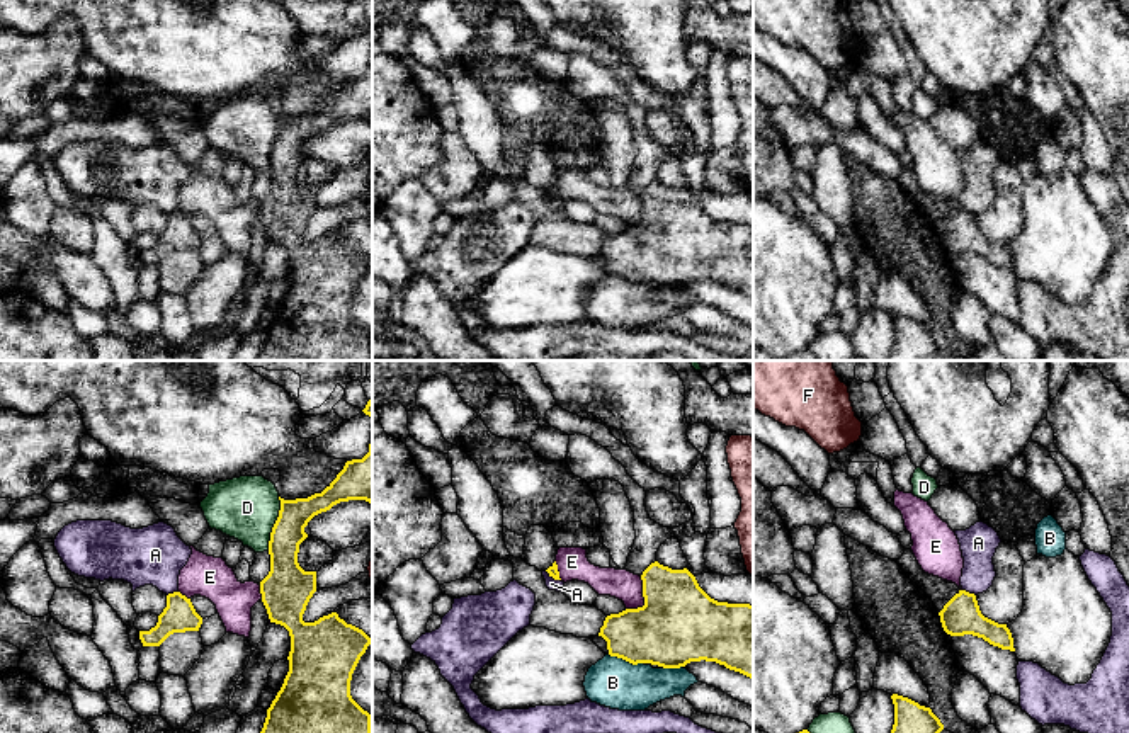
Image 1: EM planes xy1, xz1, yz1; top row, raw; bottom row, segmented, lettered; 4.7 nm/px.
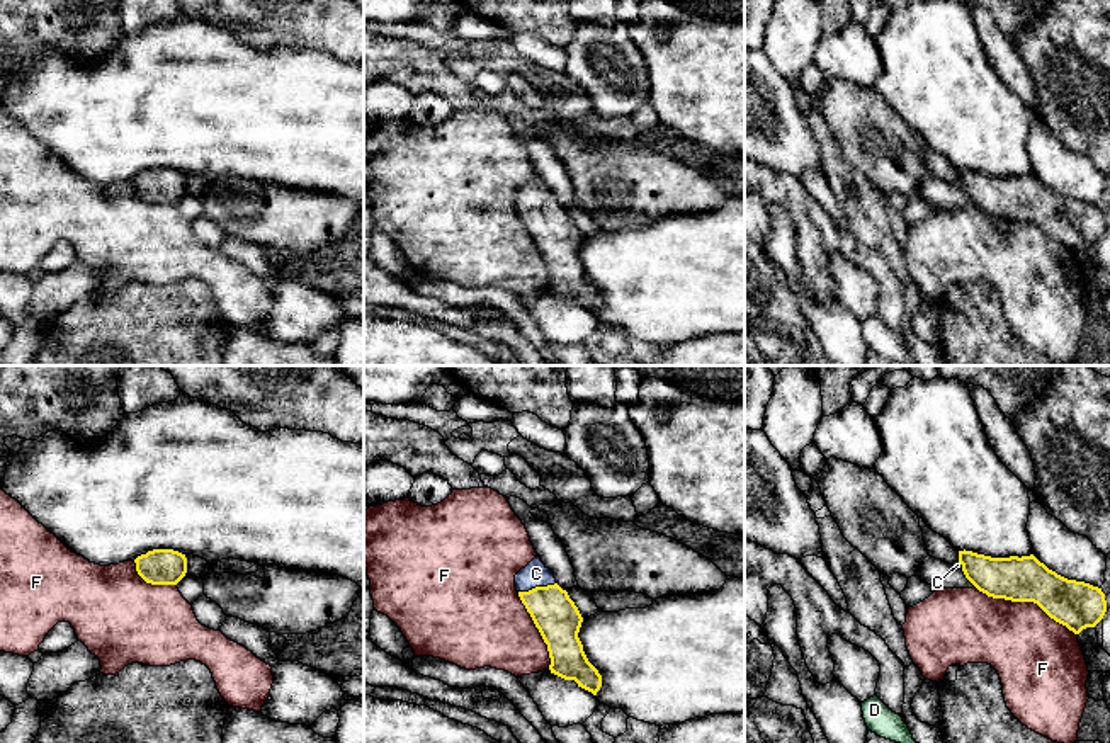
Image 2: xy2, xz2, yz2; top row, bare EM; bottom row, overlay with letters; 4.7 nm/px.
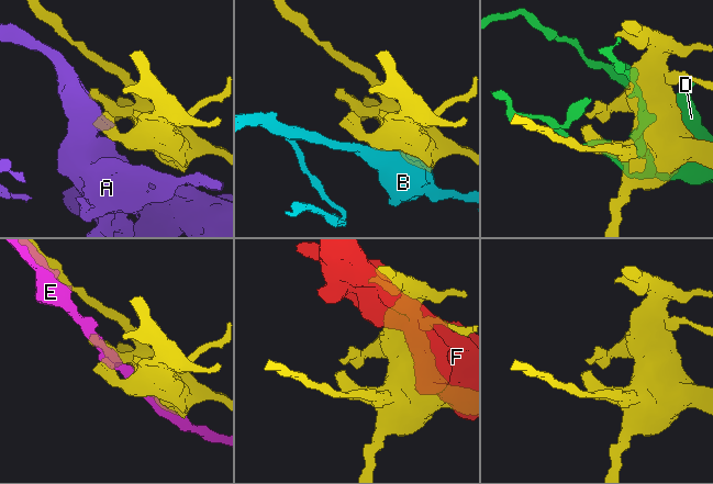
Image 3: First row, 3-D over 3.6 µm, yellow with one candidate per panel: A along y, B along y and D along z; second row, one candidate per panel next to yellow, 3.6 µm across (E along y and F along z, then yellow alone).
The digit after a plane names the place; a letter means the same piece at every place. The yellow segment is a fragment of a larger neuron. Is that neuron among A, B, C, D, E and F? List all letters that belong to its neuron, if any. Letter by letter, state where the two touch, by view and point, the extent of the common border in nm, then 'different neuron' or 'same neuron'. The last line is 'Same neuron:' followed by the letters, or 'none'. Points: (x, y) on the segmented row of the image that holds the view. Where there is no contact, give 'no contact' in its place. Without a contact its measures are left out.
A: yz1 (968, 592) | 70 nm | different neuron
B: xz1 (626, 660) | 180 nm | different neuron
C: xz2 (536, 587) | 180 nm | same neuron
D: xy1 (274, 524) | 260 nm | different neuron
E: xz1 (645, 599) | 180 nm | different neuron
F: yz2 (1025, 601) | 550 nm | different neuron
Same neuron: C

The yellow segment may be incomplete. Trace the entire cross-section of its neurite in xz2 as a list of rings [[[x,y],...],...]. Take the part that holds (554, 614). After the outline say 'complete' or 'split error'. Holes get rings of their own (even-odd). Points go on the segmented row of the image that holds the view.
[[[534,558],[515,575],[515,587],[547,644],[551,673],[575,680],[578,687],[597,695],[602,675],[588,661],[578,638],[583,617],[568,592],[556,583],[554,573],[541,558]]]; split error

